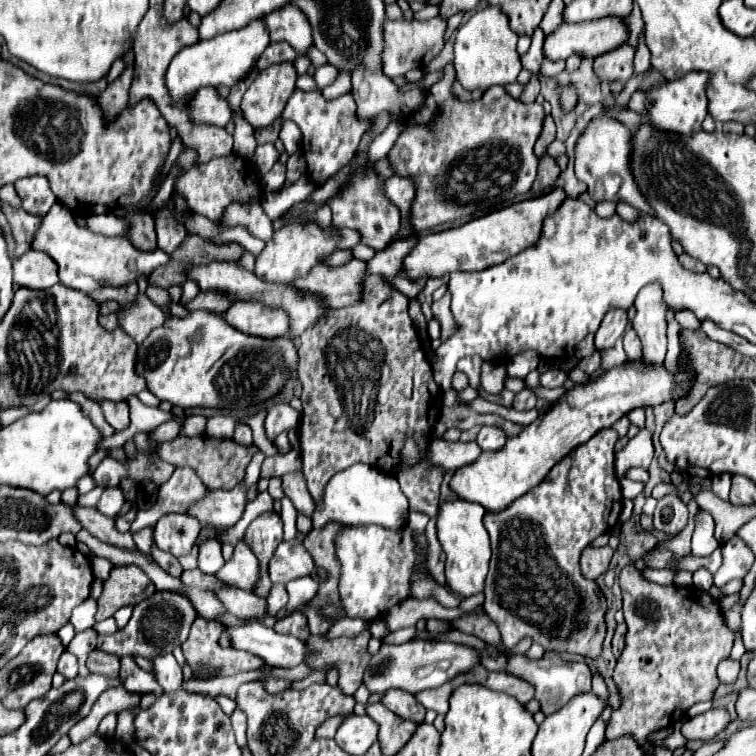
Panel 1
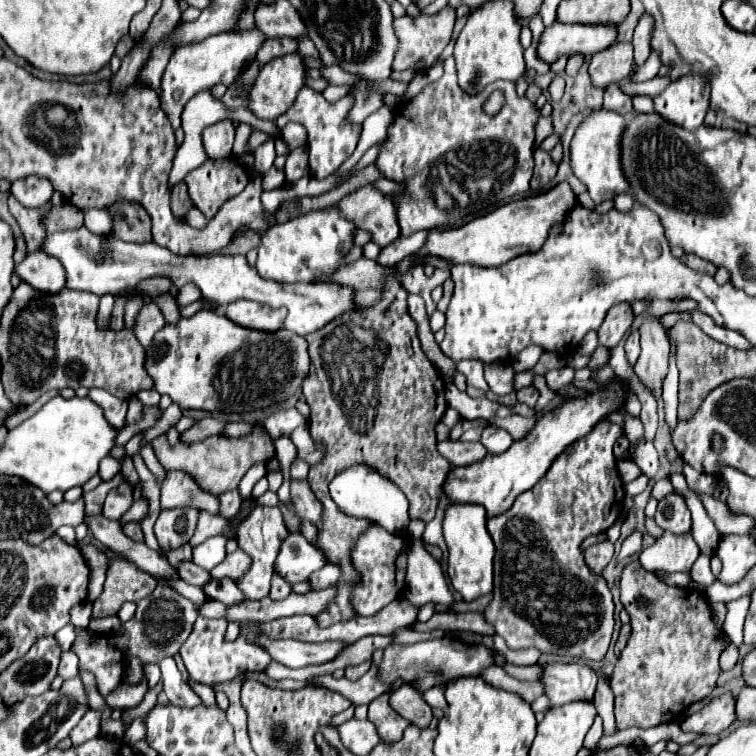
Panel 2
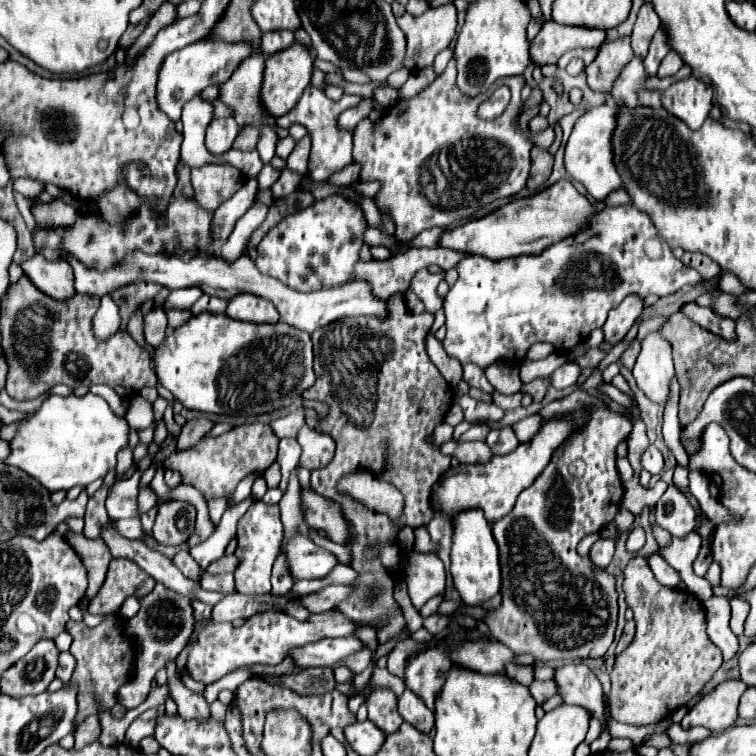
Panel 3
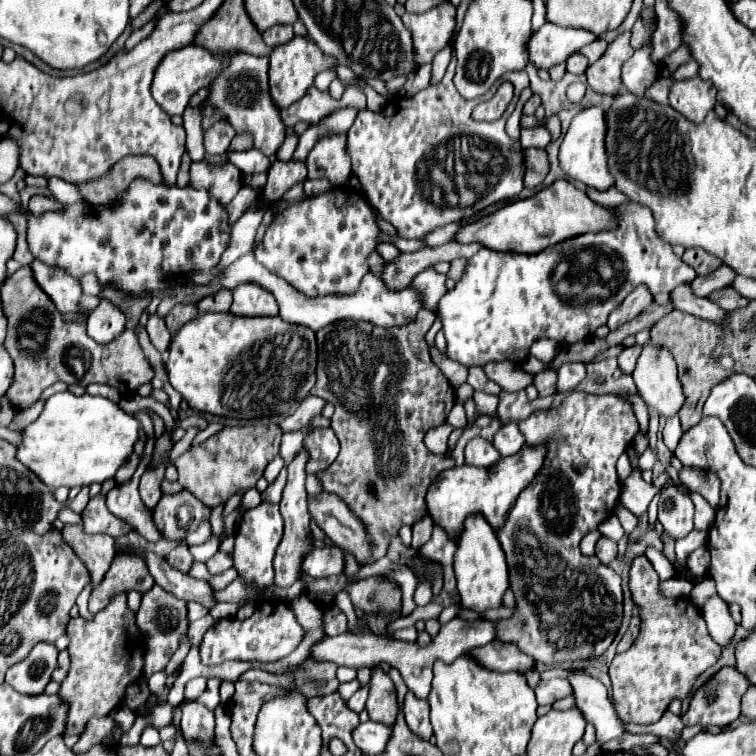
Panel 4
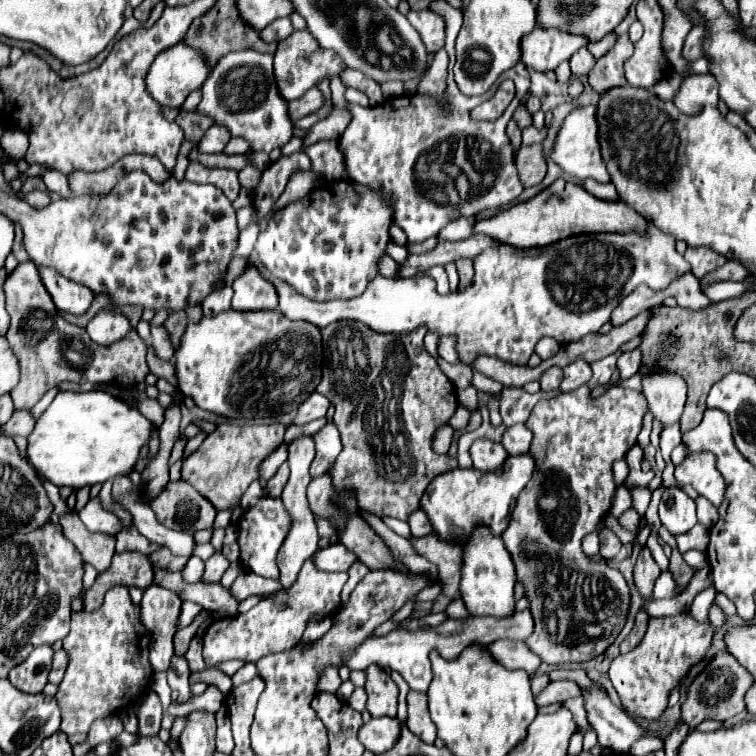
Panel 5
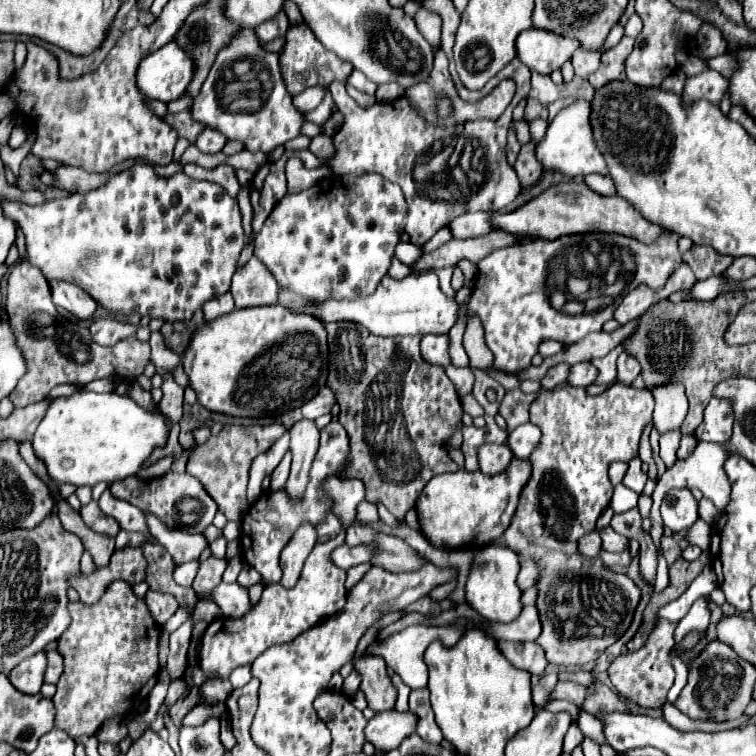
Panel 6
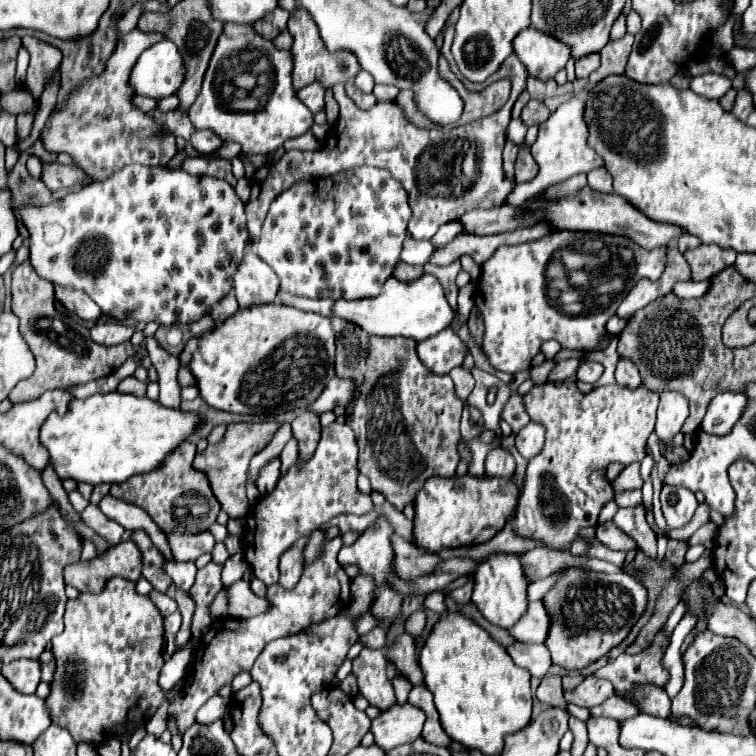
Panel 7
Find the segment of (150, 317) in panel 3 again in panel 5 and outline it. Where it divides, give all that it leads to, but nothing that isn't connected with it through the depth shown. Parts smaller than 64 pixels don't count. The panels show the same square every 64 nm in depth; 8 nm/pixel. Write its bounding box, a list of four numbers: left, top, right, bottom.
[150,326,174,360]

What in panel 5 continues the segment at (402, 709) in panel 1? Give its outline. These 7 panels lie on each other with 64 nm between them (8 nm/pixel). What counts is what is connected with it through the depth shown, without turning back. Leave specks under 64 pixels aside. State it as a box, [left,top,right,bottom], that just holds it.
[406,692,436,744]

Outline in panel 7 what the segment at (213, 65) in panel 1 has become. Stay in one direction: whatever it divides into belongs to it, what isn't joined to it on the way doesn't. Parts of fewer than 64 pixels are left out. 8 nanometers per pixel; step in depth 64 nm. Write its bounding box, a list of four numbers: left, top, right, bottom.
[130,40,184,98]

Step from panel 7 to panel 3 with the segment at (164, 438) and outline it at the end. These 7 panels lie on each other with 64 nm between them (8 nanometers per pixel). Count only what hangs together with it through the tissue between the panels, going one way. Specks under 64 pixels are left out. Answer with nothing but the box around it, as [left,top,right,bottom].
[8,394,130,490]

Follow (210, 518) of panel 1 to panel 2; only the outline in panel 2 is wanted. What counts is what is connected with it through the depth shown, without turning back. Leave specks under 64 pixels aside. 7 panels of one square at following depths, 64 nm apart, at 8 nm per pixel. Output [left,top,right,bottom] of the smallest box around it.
[220,490,242,518]

